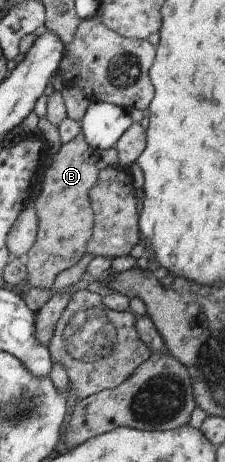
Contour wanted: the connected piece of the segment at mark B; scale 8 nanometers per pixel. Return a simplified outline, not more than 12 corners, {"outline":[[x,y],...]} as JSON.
{"outline":[[81,131],[47,163],[17,285],[49,288],[86,252],[99,151]]}

